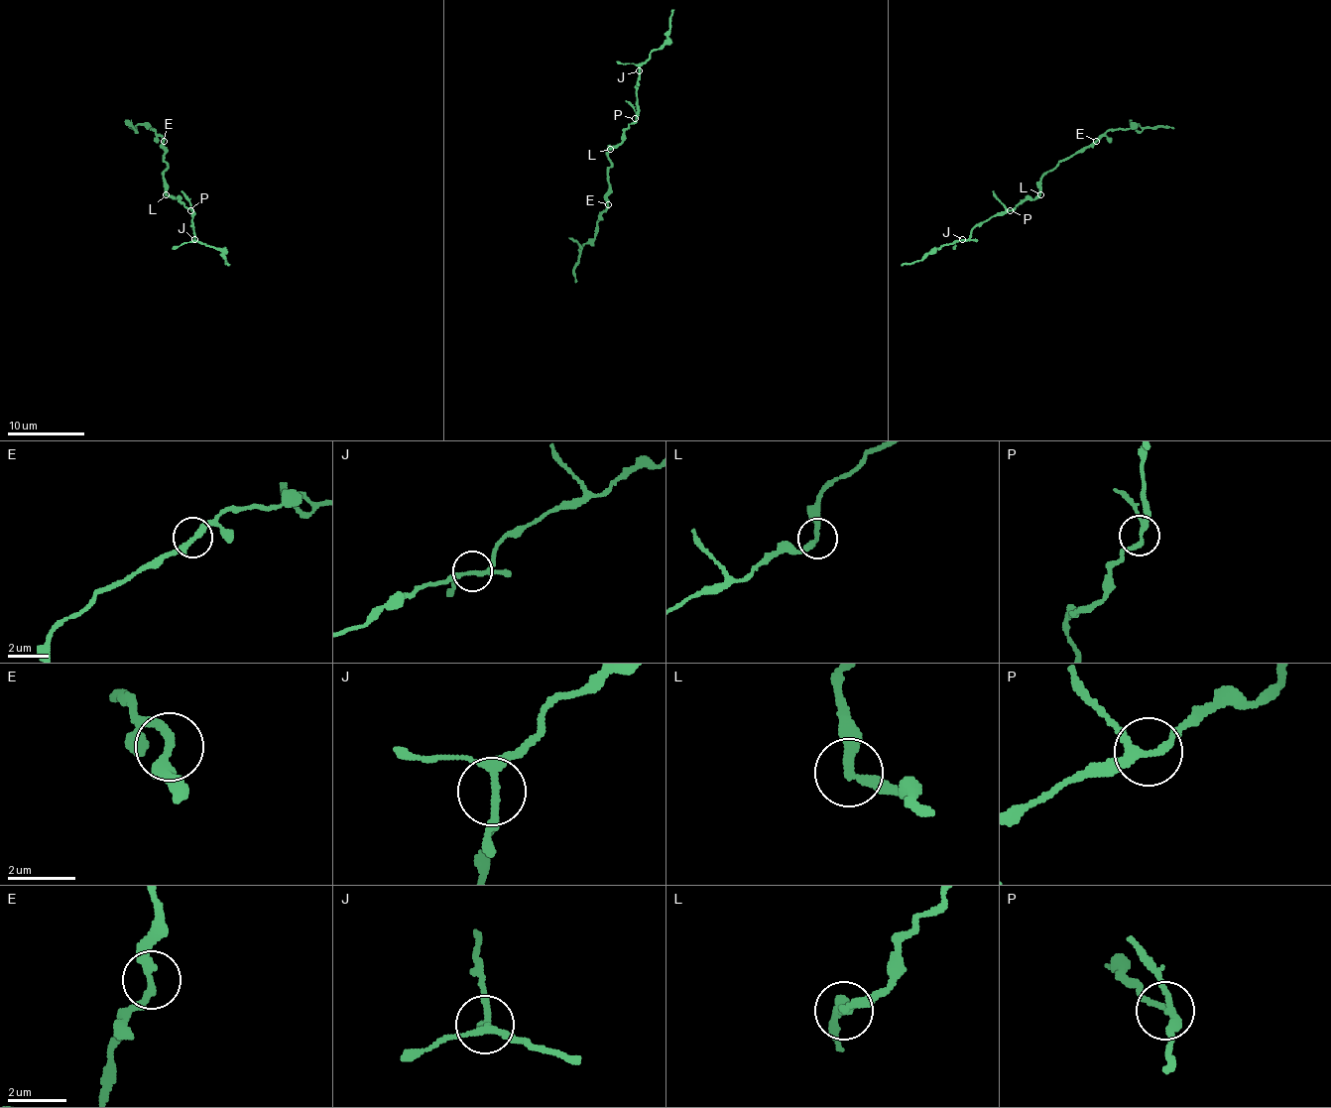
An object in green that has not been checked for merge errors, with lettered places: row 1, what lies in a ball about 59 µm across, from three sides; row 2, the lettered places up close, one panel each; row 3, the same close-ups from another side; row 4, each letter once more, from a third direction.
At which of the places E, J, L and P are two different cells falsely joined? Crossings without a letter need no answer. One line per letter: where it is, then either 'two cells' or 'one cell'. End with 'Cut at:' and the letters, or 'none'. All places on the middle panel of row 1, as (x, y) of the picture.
E: place (608, 204); two cells
J: place (639, 70); one cell
L: place (610, 149); one cell
P: place (635, 118); one cell
Cut at: E

